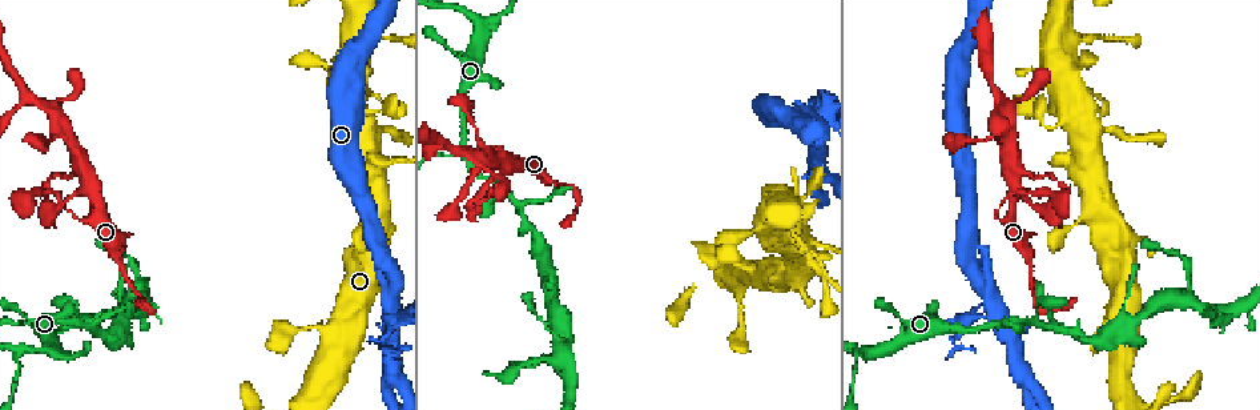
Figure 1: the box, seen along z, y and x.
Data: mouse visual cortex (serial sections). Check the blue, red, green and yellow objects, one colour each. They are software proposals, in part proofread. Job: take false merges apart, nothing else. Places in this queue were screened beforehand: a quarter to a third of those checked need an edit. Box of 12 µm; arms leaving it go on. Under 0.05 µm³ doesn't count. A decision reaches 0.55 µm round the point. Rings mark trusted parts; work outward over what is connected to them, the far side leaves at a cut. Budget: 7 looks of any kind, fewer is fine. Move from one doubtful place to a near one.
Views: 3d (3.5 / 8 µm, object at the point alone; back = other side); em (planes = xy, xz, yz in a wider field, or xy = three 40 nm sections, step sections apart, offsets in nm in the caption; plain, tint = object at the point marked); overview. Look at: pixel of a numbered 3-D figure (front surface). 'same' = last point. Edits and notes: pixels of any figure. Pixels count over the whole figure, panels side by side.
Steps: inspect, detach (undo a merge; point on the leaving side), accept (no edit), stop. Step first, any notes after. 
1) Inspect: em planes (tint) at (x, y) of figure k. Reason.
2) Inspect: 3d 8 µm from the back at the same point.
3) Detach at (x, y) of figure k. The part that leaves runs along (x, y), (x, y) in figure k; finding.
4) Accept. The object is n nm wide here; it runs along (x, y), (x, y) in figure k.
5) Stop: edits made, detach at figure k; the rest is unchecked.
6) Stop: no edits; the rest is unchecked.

Inspect: 3d 8 µm from the back at (121, 264) of figure 1. Thick turns thin.

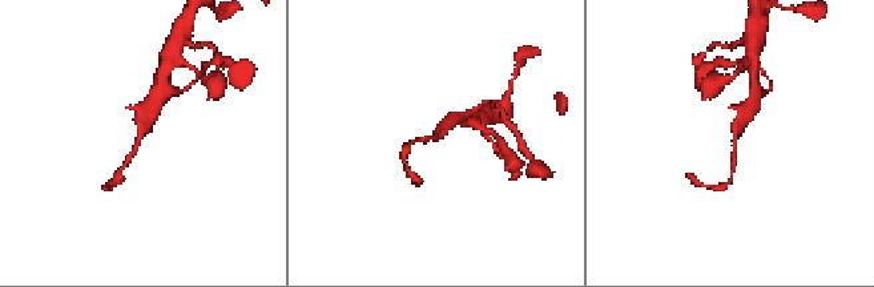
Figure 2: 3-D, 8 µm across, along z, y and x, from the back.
Inspect: 3d 3.5 µm at (436, 141) of figure 2. Zoom in.

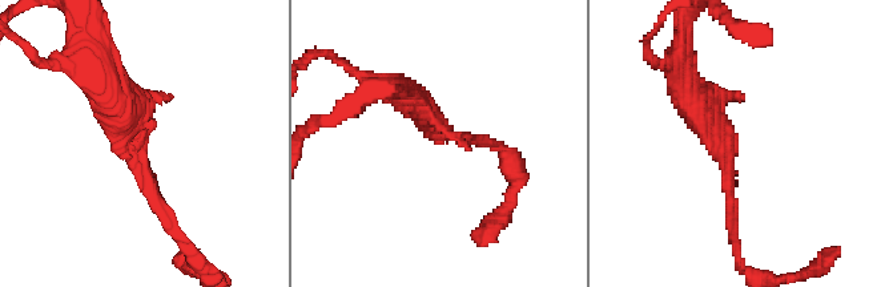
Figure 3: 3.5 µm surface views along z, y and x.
Inspect: em planes (tint) at (732, 162) of figure 3. The arms are 150, 350 nm wide.

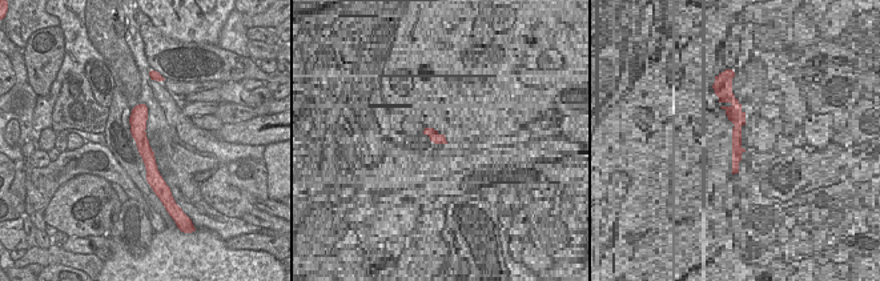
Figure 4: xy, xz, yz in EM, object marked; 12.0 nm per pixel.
Accept. It runs along (104, 91), (181, 242) in figure 3; all the same cell.

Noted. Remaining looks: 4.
Inspect: 3d 3.5 µm at (74, 323) of figure 1. Side arm on a straight run.

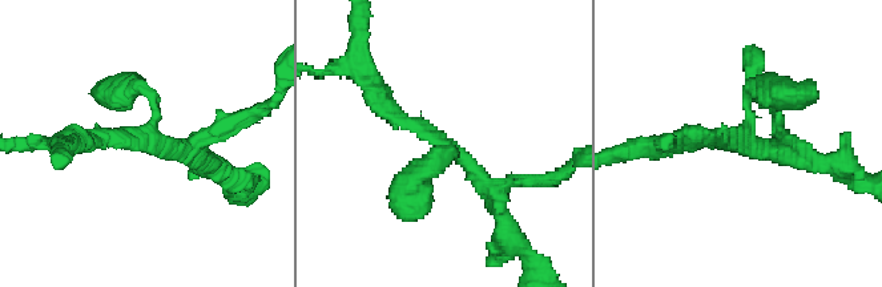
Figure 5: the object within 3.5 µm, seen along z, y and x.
Inspect: em xy step 1 (plain) at (151, 139) of figure 5. 3 arms meet here; the arms are 150, 200, 200 nm wide.

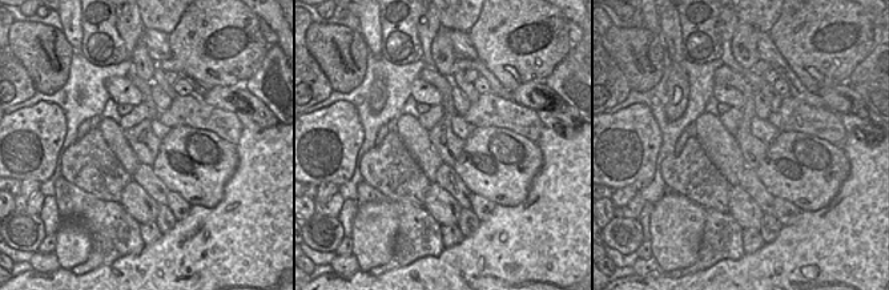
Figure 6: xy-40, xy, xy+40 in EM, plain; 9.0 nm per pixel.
Inspect: em xy step 1 (tint) at the same point. With the object marked.

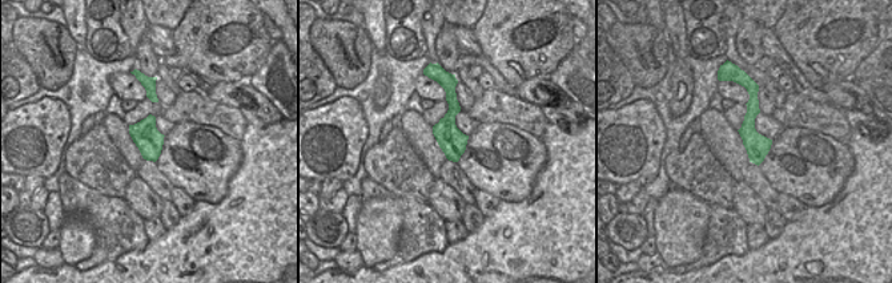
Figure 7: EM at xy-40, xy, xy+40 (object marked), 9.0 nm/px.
Accept. Continuous, no second cell.

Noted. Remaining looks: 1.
Stop: no edits; the rest is unchecked.

